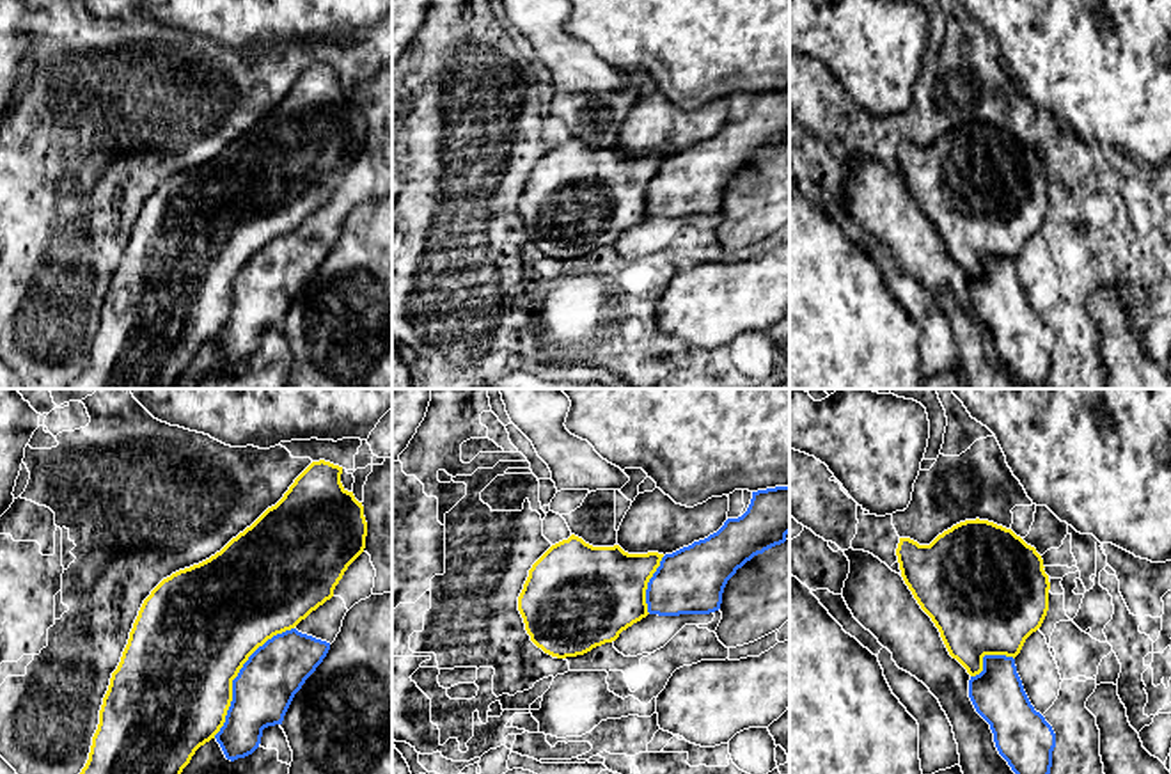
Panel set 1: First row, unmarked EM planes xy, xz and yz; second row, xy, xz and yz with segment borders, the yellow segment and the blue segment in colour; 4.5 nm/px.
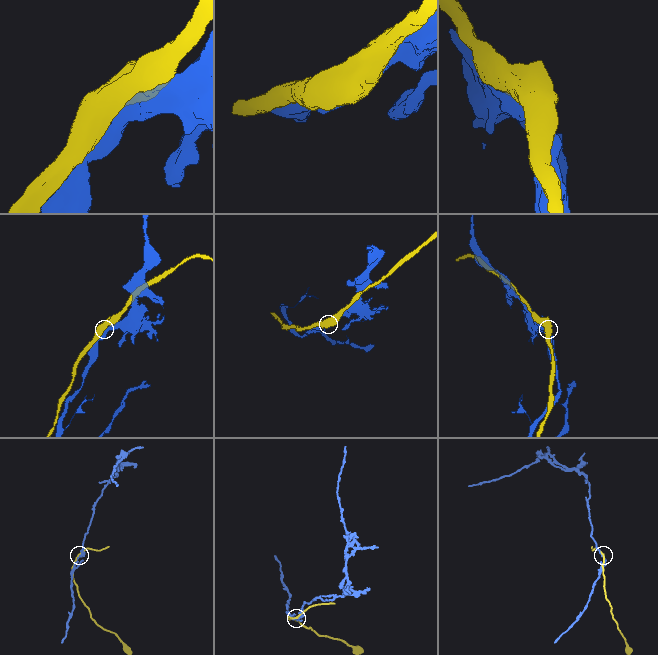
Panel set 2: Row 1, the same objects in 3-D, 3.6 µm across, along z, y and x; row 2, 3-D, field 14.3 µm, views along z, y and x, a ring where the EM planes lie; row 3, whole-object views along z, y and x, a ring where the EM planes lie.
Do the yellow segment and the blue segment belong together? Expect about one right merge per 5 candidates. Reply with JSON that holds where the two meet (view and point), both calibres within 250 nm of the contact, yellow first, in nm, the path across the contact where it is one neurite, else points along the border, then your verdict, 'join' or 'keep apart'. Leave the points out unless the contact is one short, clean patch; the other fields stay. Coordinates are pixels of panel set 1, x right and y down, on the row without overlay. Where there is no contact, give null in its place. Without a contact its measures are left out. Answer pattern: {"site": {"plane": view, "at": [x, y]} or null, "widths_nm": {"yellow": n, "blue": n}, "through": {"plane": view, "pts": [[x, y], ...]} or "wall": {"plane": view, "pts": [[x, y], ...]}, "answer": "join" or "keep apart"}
{"site": {"plane": "xy", "at": [236, 277]}, "widths_nm": {"yellow": 500, "blue": 280}, "answer": "keep apart"}

